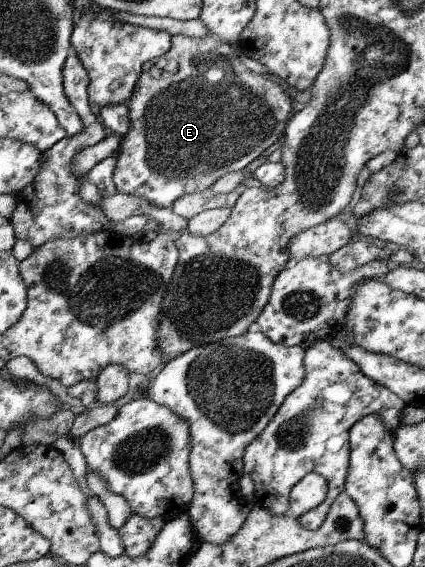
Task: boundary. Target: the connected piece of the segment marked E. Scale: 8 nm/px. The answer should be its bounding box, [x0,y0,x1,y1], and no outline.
[114,33,290,208]

